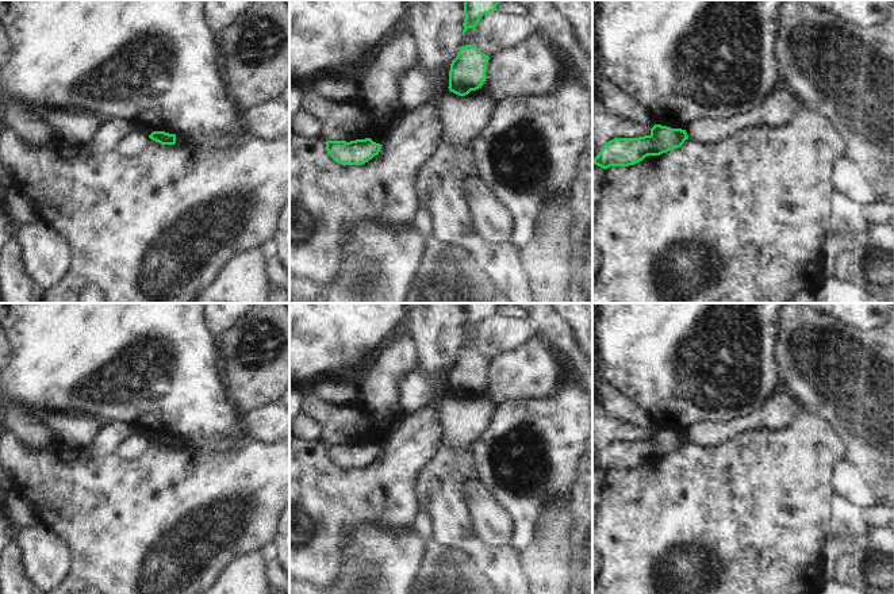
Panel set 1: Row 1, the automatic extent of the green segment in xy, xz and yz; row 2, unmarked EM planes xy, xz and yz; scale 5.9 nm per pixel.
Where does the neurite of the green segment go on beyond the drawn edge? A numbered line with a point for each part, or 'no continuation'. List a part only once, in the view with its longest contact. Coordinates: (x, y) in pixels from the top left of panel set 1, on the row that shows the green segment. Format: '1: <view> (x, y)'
no continuation.

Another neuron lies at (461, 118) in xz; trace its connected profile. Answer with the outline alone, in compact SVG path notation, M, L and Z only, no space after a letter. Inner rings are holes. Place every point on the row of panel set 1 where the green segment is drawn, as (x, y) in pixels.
M445 92L436 107L442 129L441 143L464 149L487 124L495 101L487 97L458 96Z

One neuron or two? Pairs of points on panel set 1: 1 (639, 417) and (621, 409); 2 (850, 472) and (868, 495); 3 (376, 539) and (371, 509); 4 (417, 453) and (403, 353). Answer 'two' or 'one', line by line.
1: one
2: one
3: two
4: two

